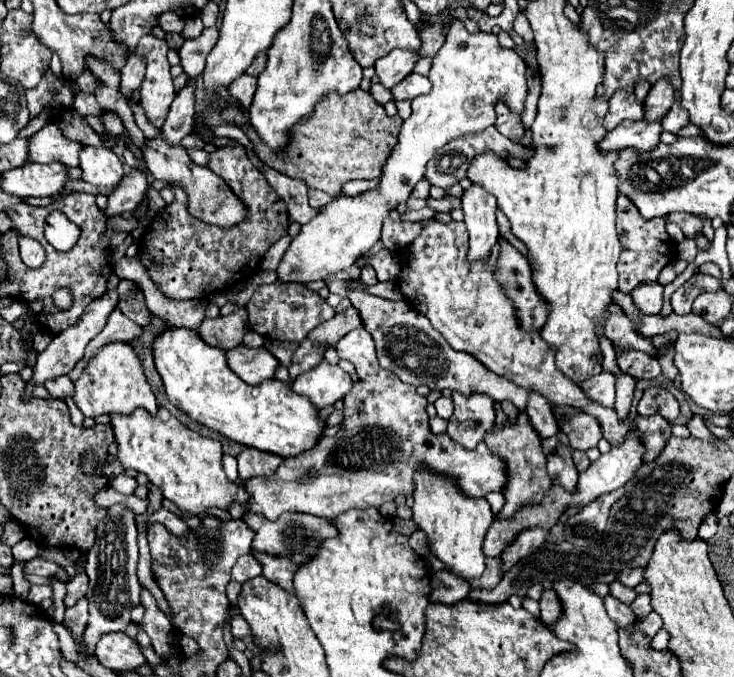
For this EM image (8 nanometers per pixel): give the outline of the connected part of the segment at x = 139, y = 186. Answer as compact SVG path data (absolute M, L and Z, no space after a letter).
M134 170L120 182L120 186L114 192L110 192L104 216L110 218L110 216L120 216L128 210L134 210L140 204L140 200L144 198L146 188L148 188L146 174Z

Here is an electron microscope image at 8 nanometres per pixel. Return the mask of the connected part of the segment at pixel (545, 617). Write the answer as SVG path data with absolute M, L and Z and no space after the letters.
M554 588L544 590L542 600L540 600L540 620L546 626L554 626L558 622L560 614L562 614L562 606L560 606L560 598L558 598L556 590Z

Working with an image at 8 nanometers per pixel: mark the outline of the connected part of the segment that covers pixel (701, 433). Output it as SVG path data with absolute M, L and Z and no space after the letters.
M694 415L686 426L690 428L690 434L692 434L694 438L702 438L702 440L716 438L716 436L710 432L710 428L704 423L703 418L699 415Z

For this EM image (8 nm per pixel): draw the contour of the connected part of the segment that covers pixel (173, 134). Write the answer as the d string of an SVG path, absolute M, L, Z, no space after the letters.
M186 84L186 88L182 88L176 94L176 100L172 102L160 132L164 140L174 146L180 144L182 138L192 134L192 130L194 130L194 88L192 84Z

